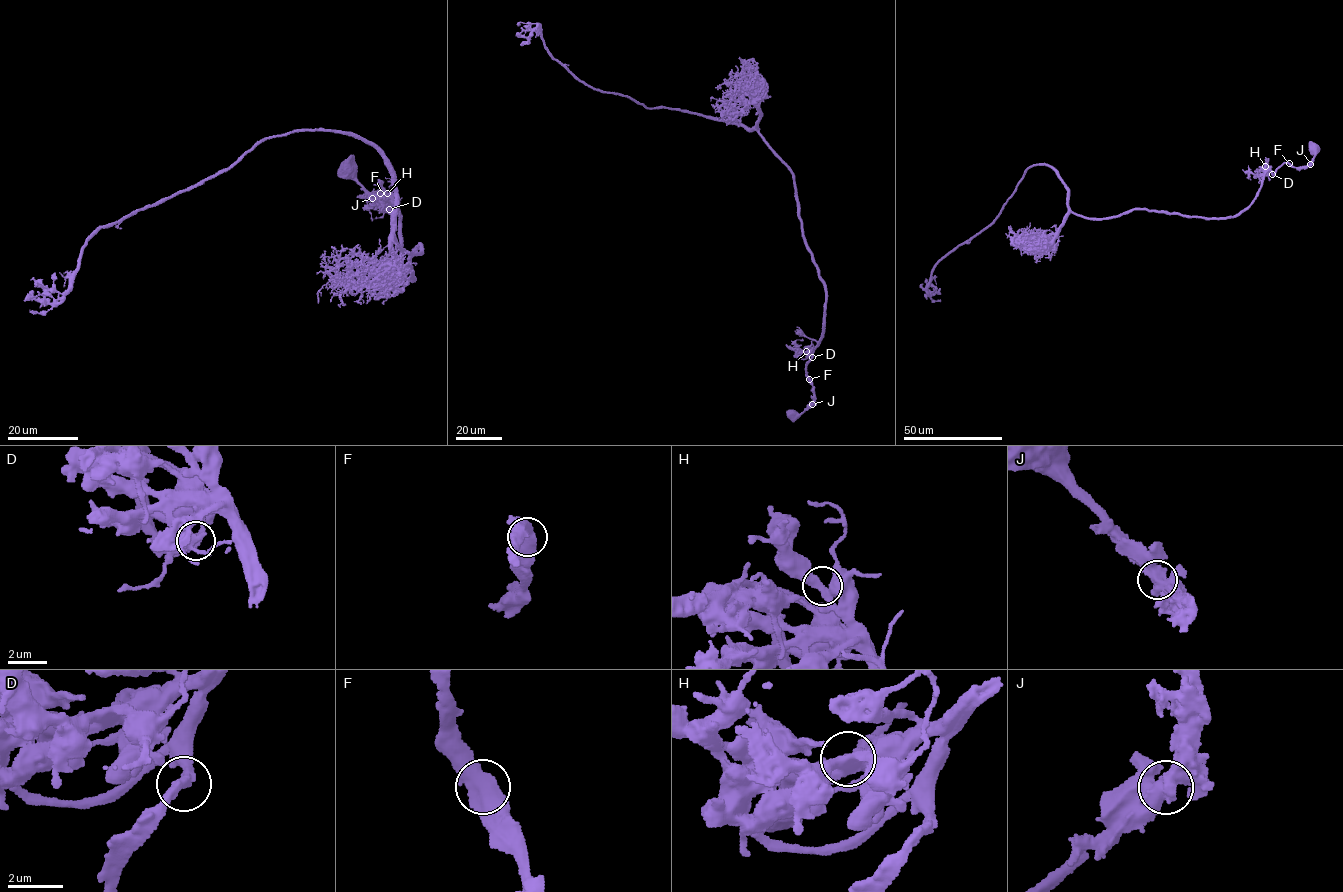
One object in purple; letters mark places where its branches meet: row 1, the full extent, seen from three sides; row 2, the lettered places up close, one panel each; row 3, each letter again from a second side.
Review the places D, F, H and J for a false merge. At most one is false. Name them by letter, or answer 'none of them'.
none of them

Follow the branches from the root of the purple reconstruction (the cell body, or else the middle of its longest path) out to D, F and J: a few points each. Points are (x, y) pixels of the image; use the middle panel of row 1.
D: (792, 414), (798, 415), (812, 403), (813, 383), (806, 370), (812, 357)
F: (792, 414), (798, 415), (812, 403), (813, 383), (809, 379)
J: (792, 414), (798, 415), (812, 404)

